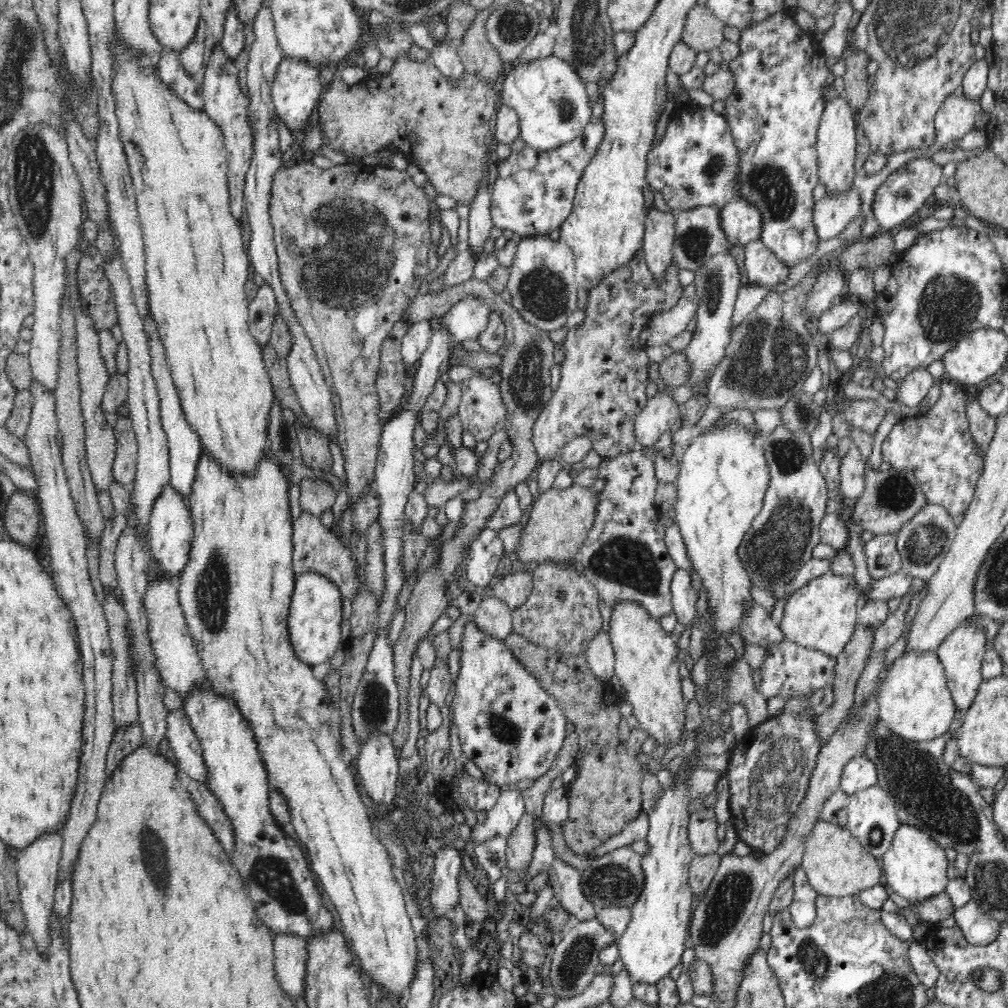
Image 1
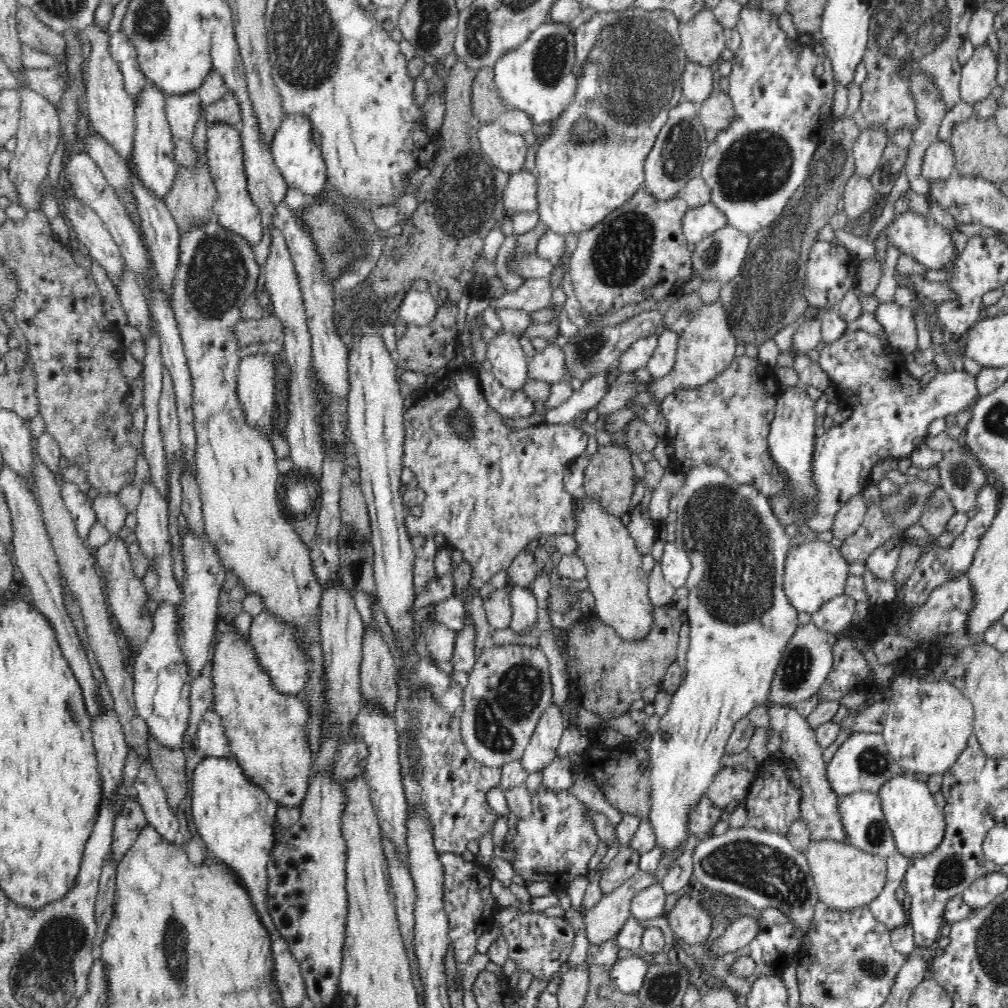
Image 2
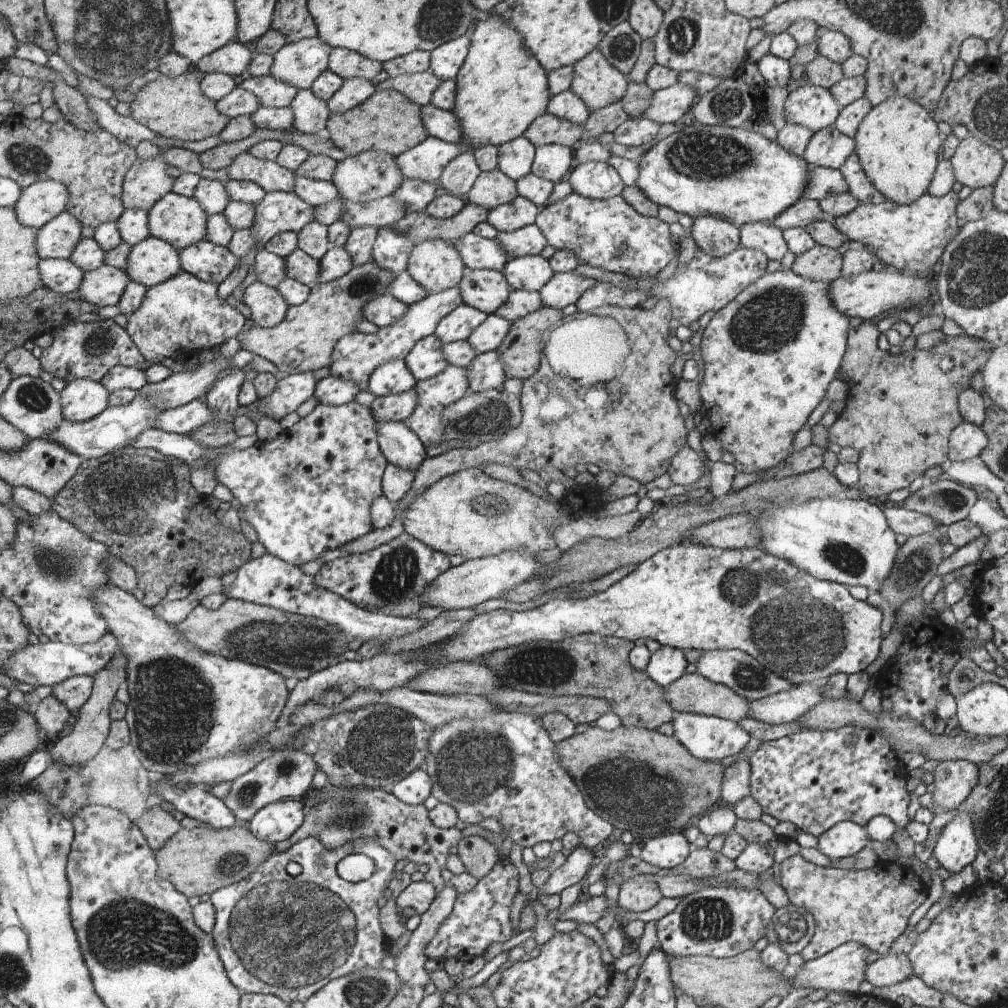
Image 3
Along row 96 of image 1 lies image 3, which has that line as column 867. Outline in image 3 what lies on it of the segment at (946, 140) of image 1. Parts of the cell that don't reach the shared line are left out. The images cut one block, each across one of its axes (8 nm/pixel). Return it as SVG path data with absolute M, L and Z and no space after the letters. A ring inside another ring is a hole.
M848 942L838 946L824 956L815 960L806 961L800 968L792 969L793 979L791 986L795 988L810 988L810 990L828 990L834 992L848 992L849 994L859 994L861 983L865 981L864 972L868 964L871 964L875 954L868 948L856 942Z

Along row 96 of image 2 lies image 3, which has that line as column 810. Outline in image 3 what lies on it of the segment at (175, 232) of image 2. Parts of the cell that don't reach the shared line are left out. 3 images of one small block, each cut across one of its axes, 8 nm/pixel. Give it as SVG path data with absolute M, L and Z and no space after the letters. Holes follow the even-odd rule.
M793 85L787 90L786 124L801 125L812 133L834 125L841 108L828 89L814 85Z

